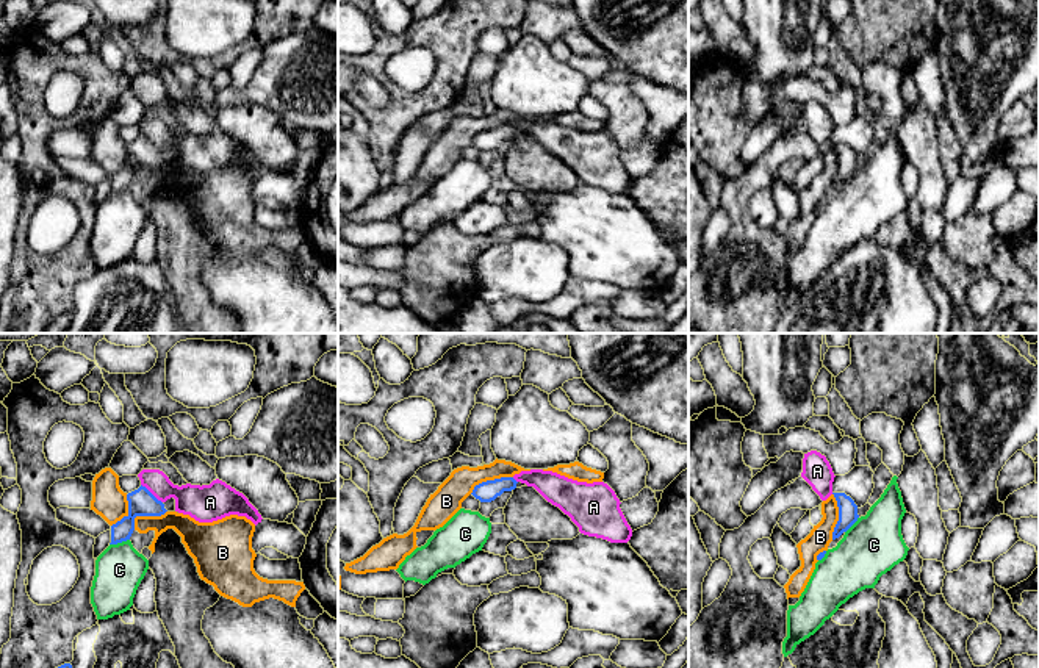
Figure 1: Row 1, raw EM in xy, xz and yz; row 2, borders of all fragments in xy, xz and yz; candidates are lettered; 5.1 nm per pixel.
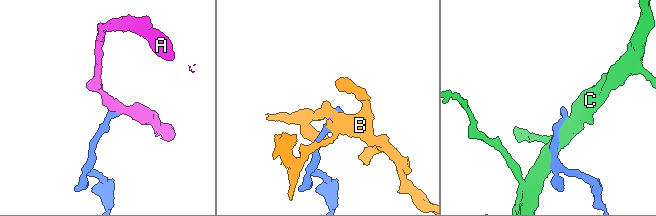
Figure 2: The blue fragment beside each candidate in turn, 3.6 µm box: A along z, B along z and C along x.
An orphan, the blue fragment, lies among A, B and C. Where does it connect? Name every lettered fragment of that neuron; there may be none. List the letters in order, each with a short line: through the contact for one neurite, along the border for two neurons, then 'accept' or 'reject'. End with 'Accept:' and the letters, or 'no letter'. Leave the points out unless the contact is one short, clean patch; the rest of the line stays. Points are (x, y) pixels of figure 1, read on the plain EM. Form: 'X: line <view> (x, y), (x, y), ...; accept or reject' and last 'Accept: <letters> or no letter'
A: line xy (141, 133), (161, 152); reject
B: line xz (512, 125), (482, 130), (470, 143); reject
C: reject
Accept: no letter

